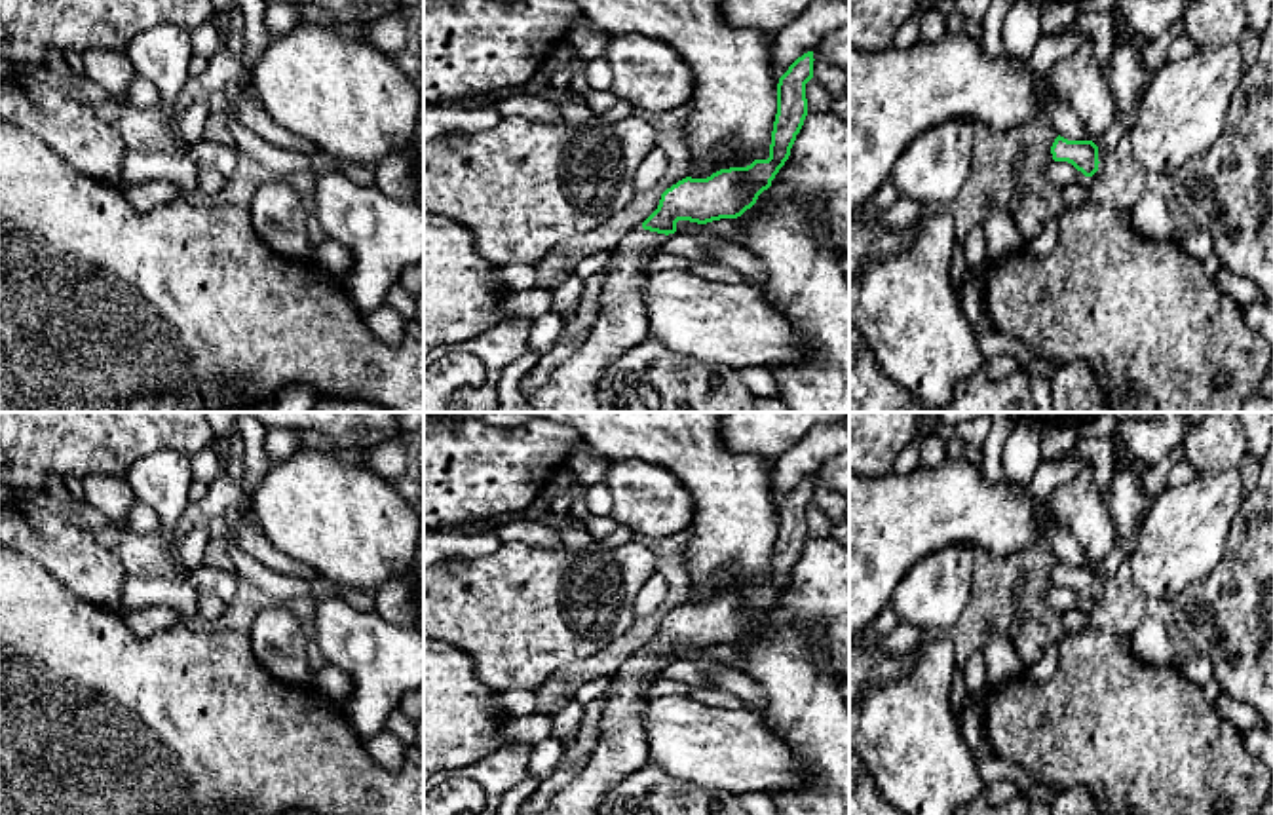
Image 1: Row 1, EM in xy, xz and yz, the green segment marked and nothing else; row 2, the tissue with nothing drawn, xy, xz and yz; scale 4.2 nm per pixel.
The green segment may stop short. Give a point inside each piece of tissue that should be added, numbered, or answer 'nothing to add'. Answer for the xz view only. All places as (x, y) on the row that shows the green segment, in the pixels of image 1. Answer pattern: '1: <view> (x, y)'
1: xz (622, 322)

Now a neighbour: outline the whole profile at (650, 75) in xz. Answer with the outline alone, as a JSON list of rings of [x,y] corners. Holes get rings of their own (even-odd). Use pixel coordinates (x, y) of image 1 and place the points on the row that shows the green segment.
[[[640,34],[610,36],[606,61],[614,72],[610,91],[635,110],[665,112],[690,104],[694,76],[665,42]]]

